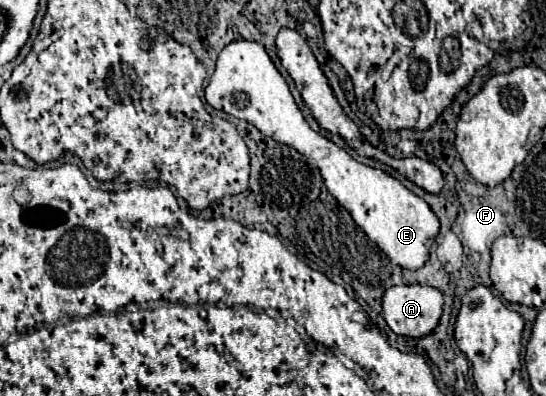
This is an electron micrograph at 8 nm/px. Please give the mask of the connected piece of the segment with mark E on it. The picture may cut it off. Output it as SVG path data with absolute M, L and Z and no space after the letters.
M243 39L229 43L217 57L217 69L205 89L205 99L211 107L249 121L263 135L291 145L301 155L311 157L317 163L329 193L351 213L353 221L395 265L403 269L419 269L429 259L429 247L439 233L439 219L431 207L387 171L355 161L345 149L313 131L263 43Z

